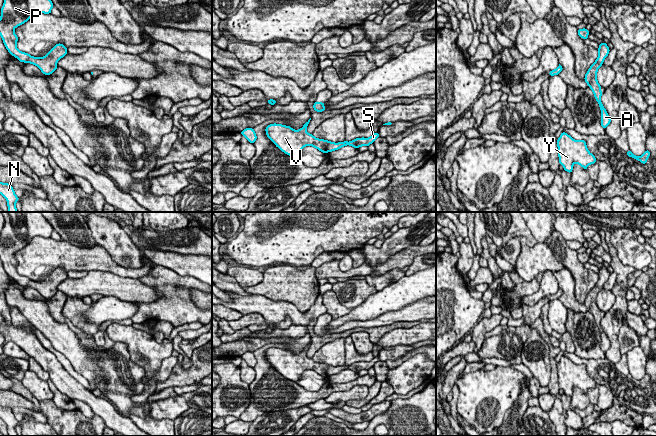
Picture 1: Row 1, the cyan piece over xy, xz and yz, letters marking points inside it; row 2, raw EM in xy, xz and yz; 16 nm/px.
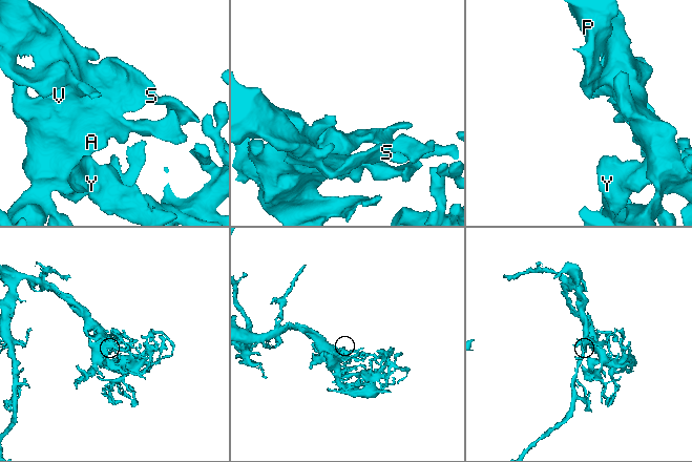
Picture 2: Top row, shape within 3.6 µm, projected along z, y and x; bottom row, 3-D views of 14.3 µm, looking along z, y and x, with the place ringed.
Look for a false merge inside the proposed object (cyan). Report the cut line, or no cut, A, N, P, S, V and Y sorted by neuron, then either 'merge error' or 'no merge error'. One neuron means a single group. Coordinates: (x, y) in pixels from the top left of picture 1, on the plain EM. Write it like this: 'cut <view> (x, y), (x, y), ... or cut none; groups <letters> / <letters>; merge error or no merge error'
cut none; groups A N P S V Y; no merge error

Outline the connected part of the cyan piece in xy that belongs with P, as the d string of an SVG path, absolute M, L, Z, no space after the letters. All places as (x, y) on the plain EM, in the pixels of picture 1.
M1 212L4 218L4 228L1 232L0 260L8 276L20 286L36 289L43 298L50 299L57 293L57 286L68 275L63 268L56 268L44 281L33 281L18 274L18 261L14 253L36 236L50 238L54 230L52 225L40 212Z

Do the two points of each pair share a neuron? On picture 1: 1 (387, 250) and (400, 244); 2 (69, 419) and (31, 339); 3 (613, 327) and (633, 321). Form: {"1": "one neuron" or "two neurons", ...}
{"1": "one neuron", "2": "two neurons", "3": "two neurons"}

